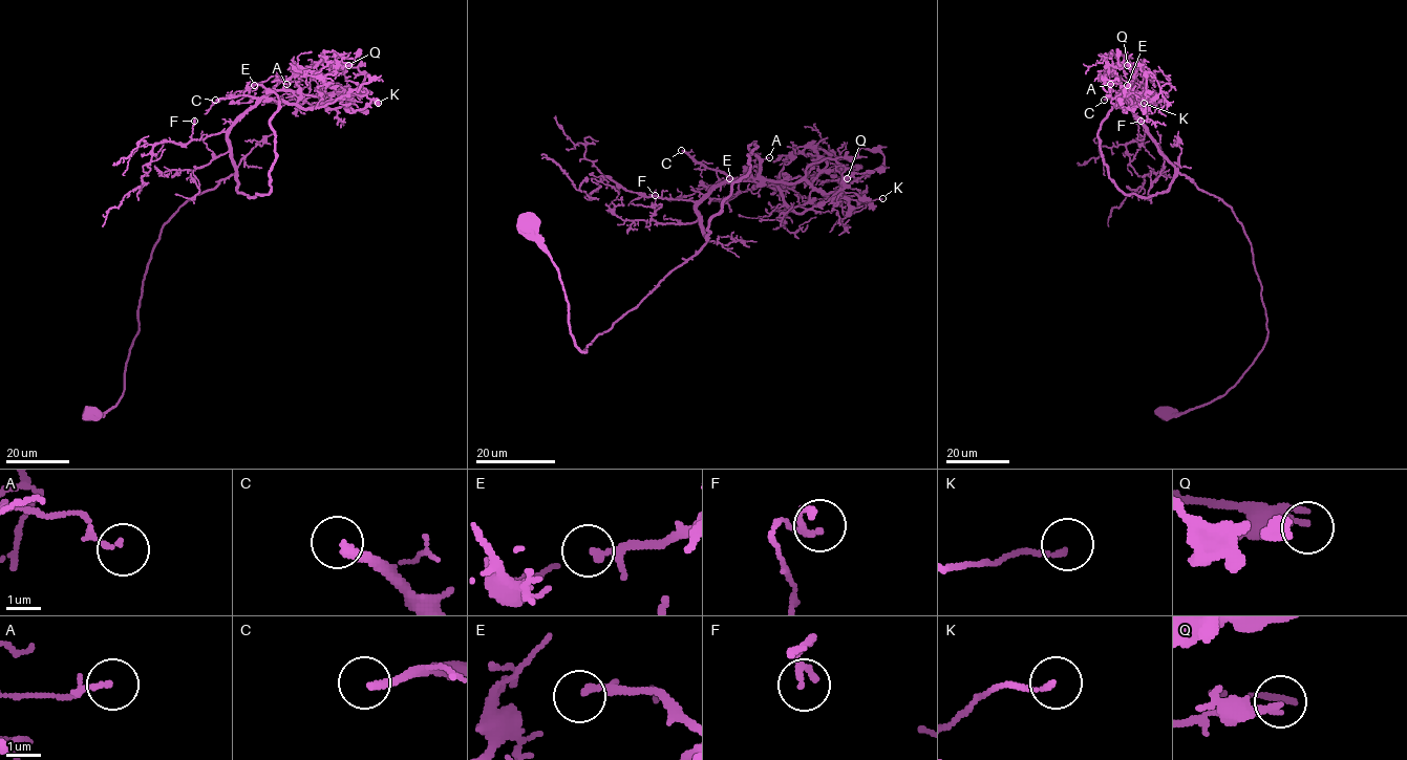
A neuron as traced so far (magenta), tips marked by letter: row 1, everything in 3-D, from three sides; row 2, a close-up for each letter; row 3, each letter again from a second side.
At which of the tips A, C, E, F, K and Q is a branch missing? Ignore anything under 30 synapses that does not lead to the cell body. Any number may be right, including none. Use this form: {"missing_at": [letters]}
{"missing_at": ["C"]}

